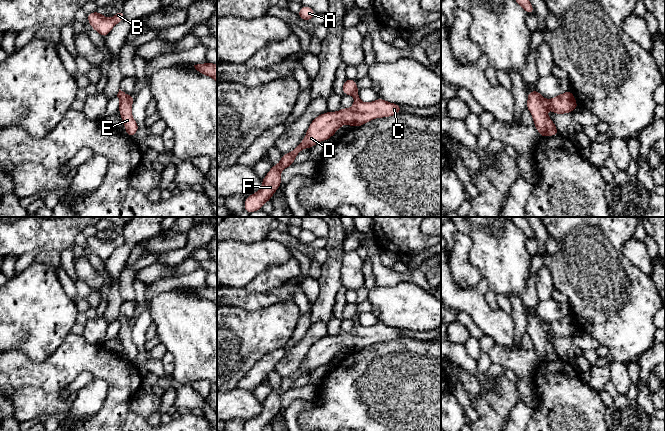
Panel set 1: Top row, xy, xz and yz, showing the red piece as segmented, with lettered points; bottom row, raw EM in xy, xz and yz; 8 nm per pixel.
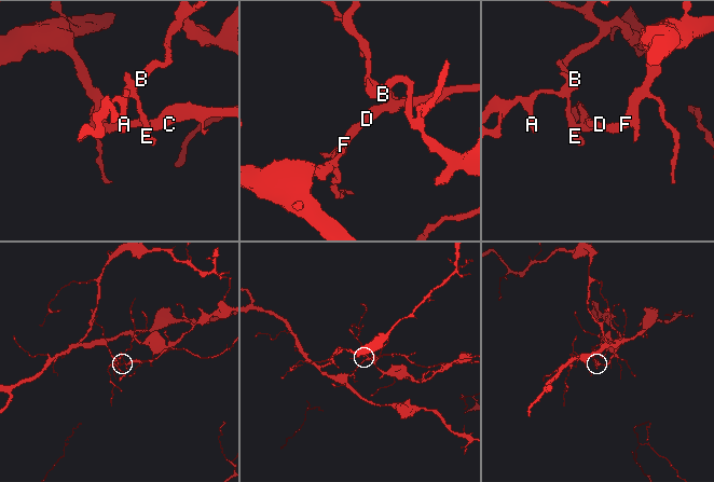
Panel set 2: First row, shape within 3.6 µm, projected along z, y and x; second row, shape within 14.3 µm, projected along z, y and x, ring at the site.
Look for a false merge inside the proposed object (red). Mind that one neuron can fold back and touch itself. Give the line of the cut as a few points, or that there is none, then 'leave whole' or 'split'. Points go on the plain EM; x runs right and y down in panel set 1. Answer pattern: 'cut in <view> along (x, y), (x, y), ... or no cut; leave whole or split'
cut in yz along (540, 320), (546, 332); split

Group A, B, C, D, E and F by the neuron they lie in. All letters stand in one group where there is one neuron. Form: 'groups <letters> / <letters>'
groups A B E / C D F

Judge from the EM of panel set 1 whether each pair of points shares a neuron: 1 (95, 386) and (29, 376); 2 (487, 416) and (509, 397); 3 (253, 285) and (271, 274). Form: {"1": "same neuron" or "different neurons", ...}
{"1": "different neurons", "2": "same neuron", "3": "same neuron"}

